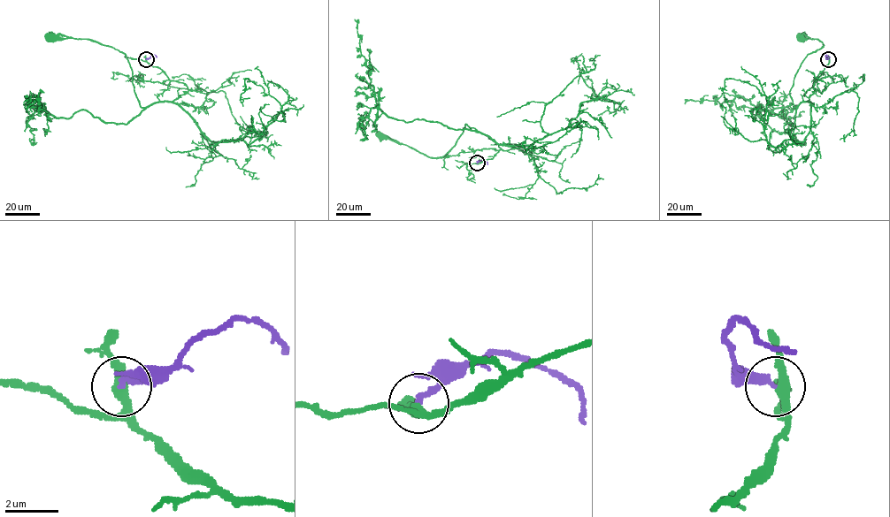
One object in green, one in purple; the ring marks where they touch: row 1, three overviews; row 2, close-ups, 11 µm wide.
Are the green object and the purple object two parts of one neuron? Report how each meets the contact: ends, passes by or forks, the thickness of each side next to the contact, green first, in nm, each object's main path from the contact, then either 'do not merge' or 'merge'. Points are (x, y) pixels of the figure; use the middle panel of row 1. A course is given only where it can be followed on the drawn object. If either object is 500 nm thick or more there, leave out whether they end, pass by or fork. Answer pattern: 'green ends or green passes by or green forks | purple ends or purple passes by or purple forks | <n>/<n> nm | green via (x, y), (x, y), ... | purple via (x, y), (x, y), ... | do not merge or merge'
green passes by | purple ends | 340/240 nm | green via (477, 163), (491, 159), (501, 148), (490, 137), (465, 124), (455, 144), (441, 156), (427, 156), (379, 136) | purple via (477, 163), (483, 160), (487, 164) | merge

